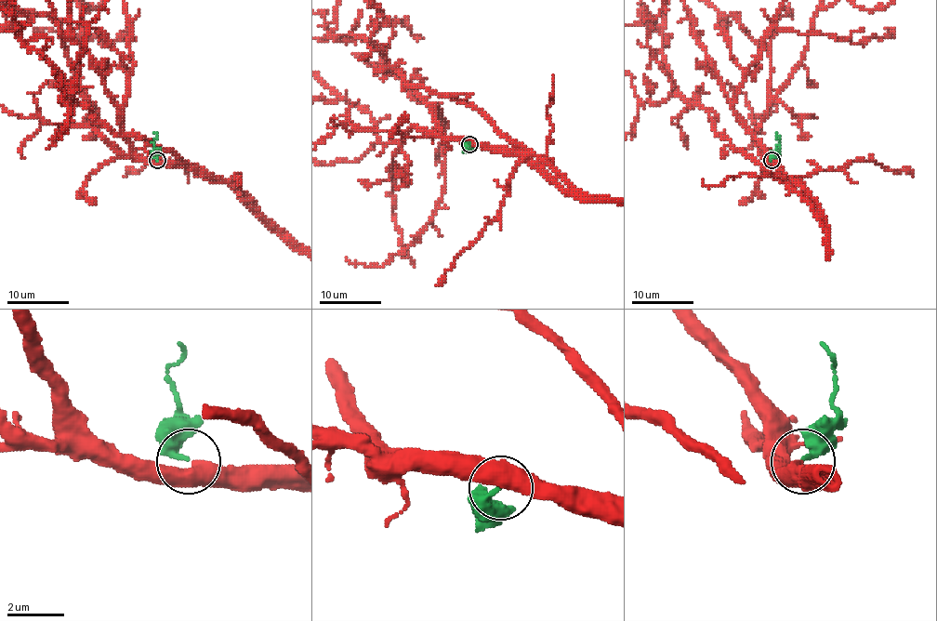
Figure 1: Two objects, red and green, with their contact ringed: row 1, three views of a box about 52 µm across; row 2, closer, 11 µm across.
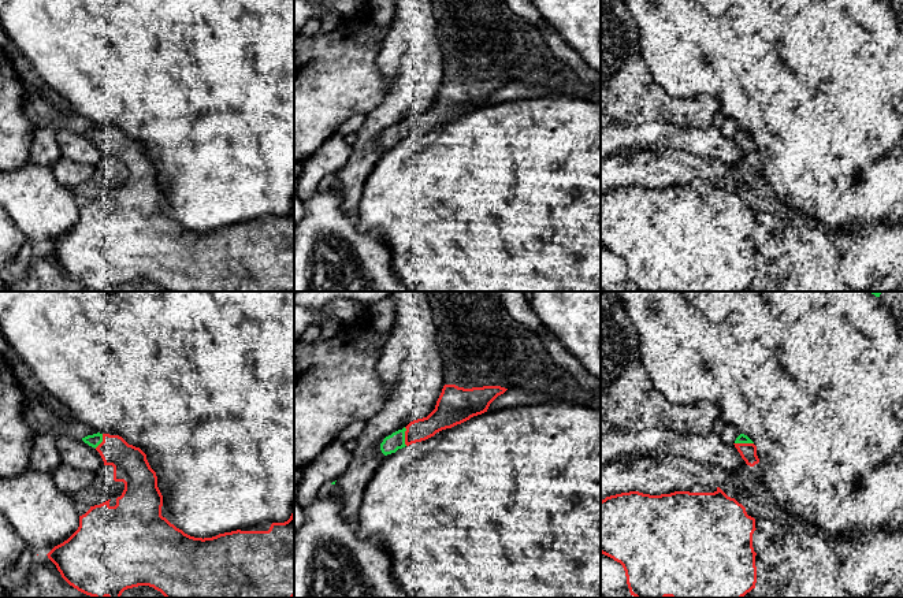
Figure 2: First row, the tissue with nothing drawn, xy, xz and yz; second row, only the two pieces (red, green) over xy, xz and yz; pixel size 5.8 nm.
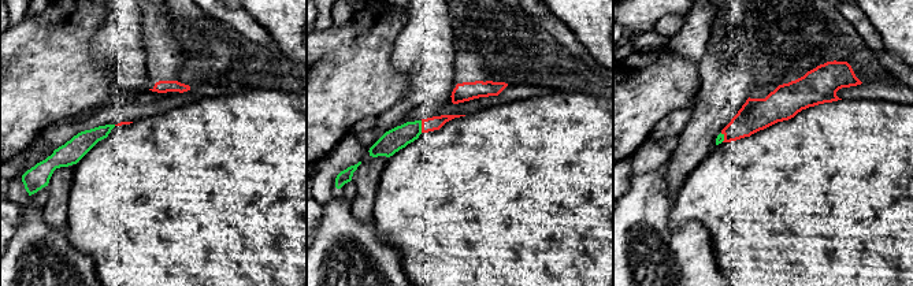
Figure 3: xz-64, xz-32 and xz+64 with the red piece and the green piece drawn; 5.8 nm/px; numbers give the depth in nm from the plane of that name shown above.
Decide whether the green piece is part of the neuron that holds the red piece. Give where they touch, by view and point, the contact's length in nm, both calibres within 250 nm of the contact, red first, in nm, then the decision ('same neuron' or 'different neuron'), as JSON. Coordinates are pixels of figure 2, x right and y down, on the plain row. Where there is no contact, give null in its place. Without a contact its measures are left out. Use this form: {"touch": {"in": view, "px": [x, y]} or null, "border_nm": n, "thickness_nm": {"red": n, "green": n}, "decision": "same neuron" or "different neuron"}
{"touch": {"in": "xz", "px": [405, 130]}, "border_nm": 110, "thickness_nm": {"red": 140, "green": 100}, "decision": "same neuron"}

